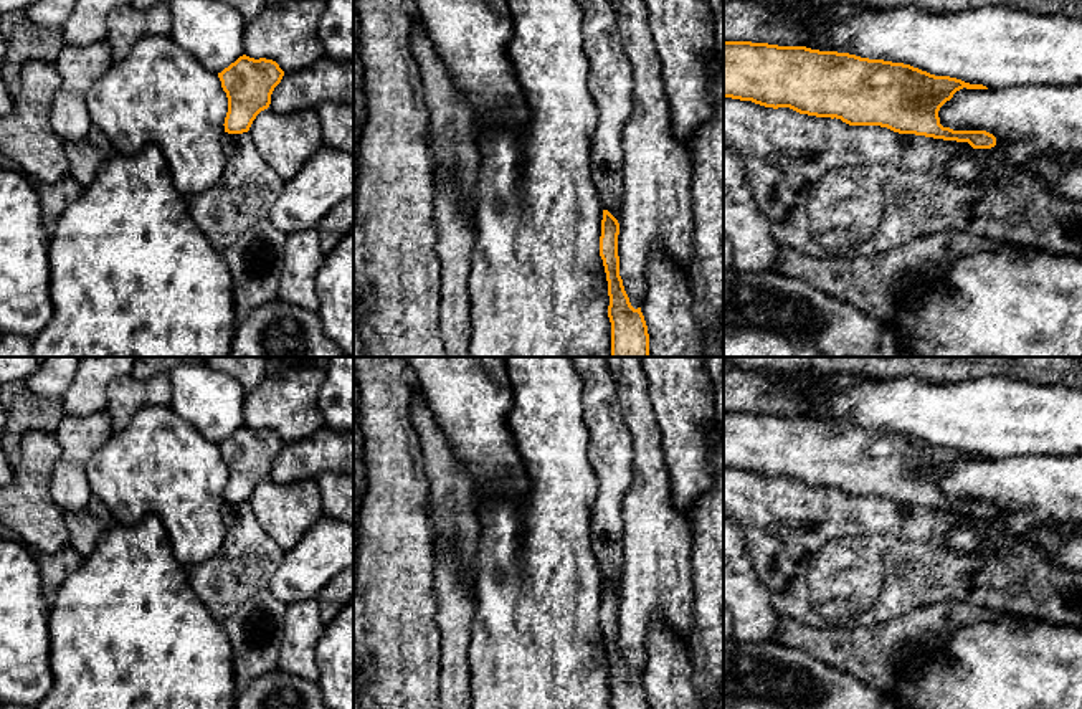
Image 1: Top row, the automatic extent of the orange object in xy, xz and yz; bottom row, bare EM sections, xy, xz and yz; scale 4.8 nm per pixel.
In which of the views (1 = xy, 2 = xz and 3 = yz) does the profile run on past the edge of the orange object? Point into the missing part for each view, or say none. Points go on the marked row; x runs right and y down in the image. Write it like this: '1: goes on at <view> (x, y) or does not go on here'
1: does not go on here
2: does not go on here
3: does not go on here

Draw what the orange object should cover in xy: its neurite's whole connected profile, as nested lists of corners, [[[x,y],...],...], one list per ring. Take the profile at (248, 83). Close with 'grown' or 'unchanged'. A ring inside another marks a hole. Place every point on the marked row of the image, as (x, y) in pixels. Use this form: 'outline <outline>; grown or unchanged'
outline [[[240,56],[218,73],[221,88],[228,98],[225,132],[248,132],[256,116],[268,109],[271,94],[281,83],[284,71],[273,59]]]; unchanged

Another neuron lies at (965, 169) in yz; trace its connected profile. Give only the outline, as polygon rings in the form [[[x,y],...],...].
[[[966,154],[950,160],[943,170],[943,175],[947,178],[963,183],[978,183],[981,174],[983,174],[983,164]]]

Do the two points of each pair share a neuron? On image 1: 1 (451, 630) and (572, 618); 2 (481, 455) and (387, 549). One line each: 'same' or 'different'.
1: different
2: different

